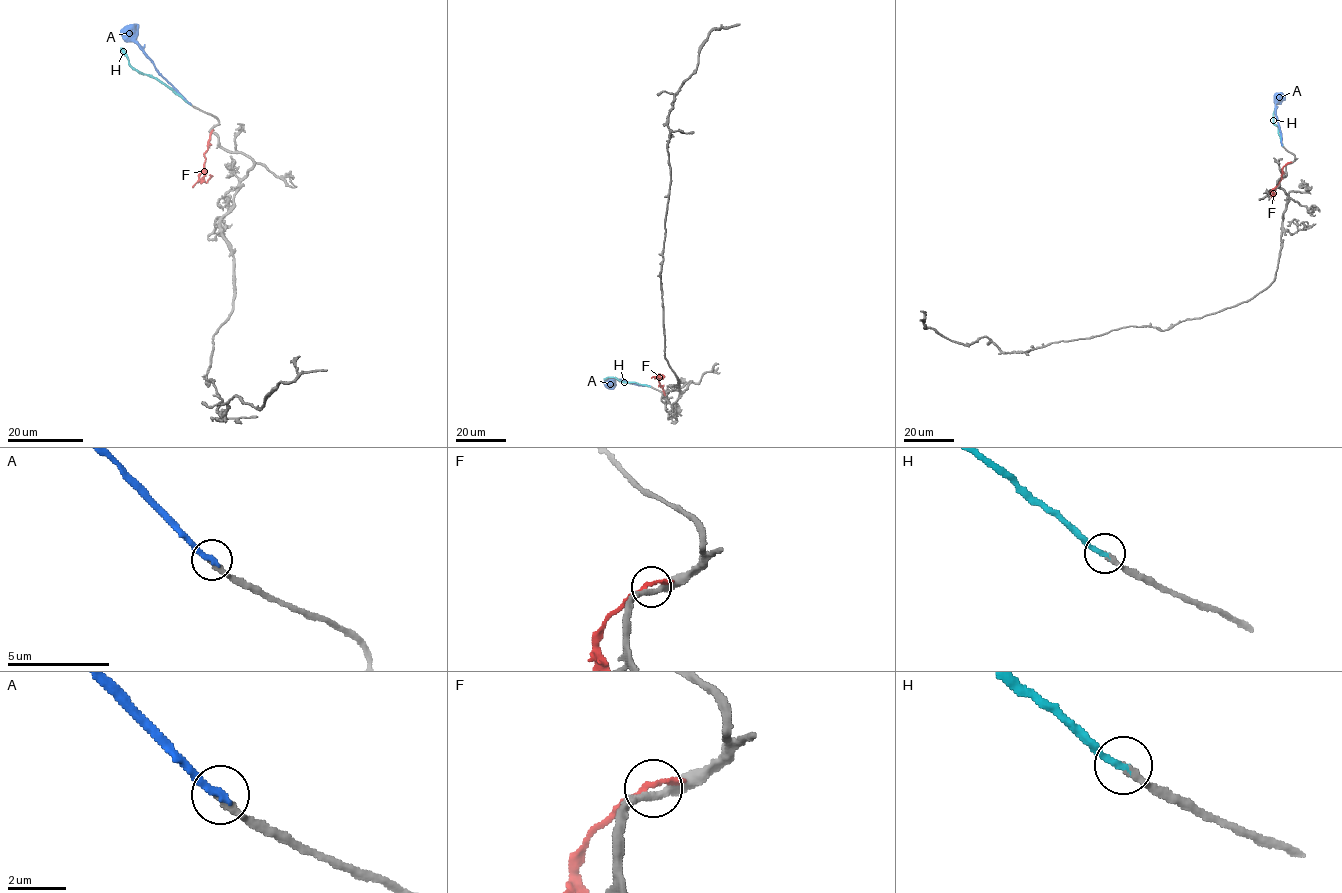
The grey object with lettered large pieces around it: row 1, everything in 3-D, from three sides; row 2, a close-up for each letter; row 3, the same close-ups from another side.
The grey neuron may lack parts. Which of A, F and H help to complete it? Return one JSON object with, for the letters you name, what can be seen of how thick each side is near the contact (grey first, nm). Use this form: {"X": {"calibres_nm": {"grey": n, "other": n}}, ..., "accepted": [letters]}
{"H": {"calibres_nm": {"grey": 240, "other": 320}}, "accepted": ["H"]}

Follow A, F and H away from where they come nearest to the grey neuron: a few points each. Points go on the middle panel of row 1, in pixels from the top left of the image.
A: (649, 386), (612, 379), (607, 385)
F: (664, 392), (655, 377), (661, 378), (662, 374)
H: (649, 386), (614, 377), (604, 379)

